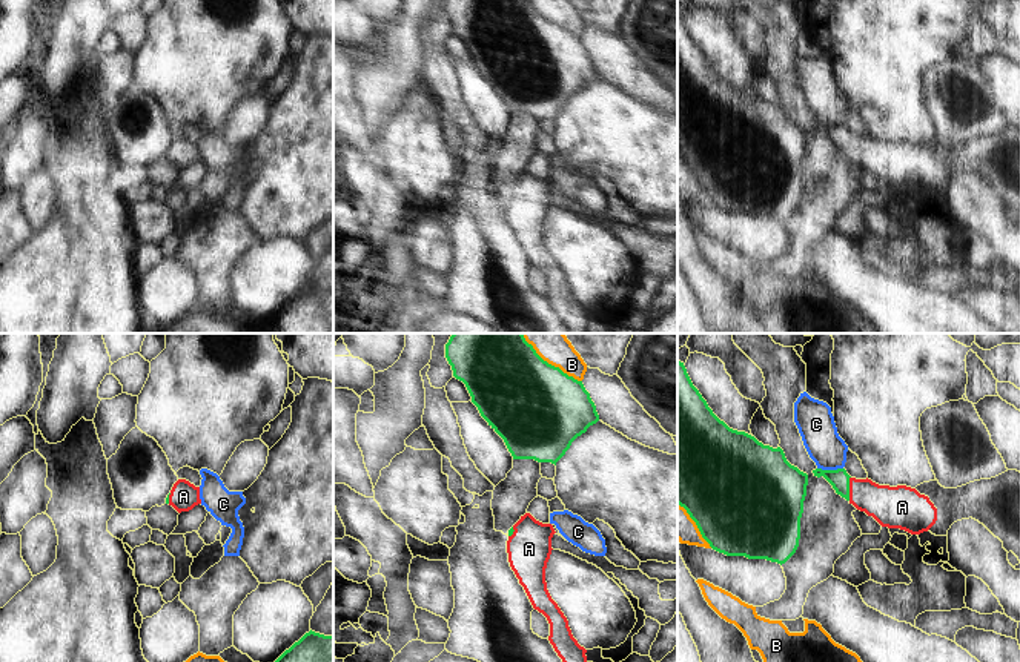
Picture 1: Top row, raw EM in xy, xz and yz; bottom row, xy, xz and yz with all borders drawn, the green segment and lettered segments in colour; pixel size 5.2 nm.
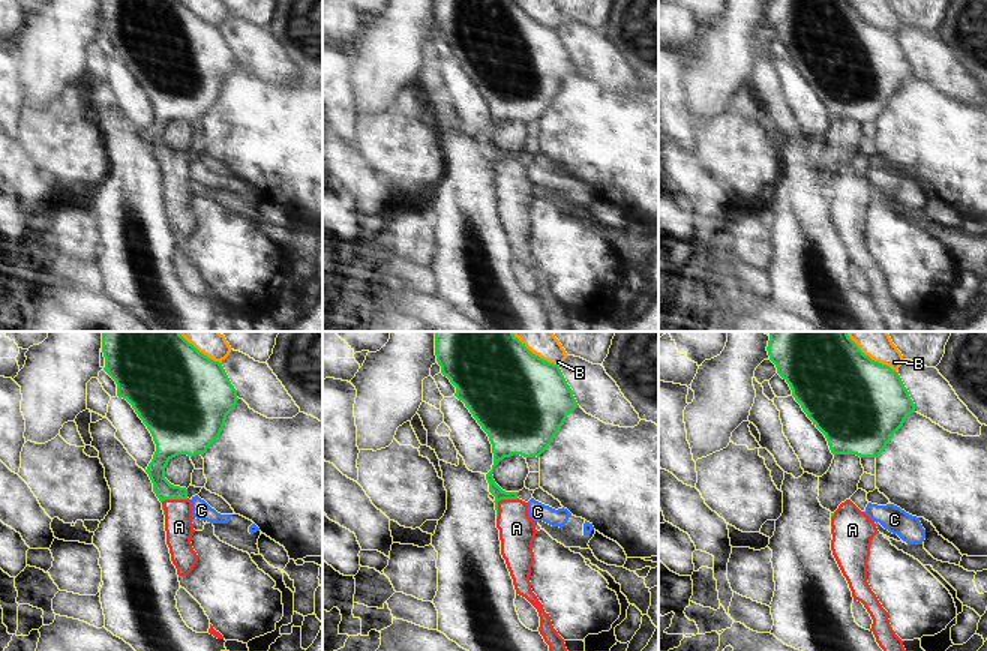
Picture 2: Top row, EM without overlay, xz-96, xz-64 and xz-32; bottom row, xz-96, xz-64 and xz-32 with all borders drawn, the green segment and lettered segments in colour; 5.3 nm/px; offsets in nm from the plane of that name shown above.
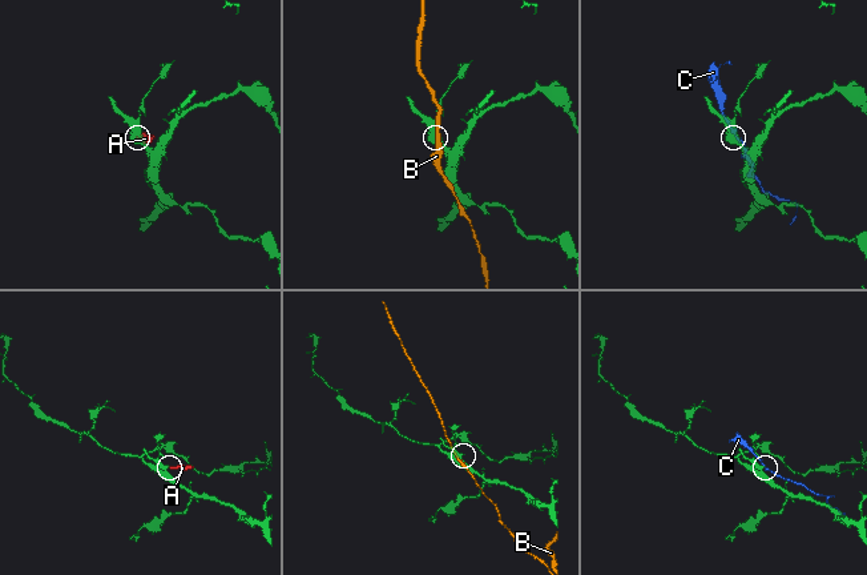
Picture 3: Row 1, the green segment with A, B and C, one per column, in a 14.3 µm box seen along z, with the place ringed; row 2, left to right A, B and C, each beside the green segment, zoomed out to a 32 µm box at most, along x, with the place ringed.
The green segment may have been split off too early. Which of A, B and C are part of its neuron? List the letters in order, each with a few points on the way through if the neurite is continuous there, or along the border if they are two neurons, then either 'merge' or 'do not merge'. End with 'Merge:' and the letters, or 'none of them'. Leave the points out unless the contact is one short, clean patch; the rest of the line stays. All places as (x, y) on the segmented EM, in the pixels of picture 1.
A: way yz (839, 479), (848, 489), (891, 507); merge
B: do not merge
C: border yz (817, 467), (842, 469); do not merge
Merge: A

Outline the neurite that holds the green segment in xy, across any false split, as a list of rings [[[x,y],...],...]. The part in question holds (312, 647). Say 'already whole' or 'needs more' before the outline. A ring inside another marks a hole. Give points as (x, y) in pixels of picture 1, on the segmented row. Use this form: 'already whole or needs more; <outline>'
already whole; [[[306,633],[275,662],[333,662],[333,634]]]

